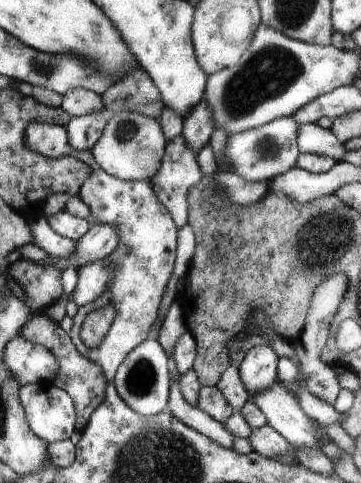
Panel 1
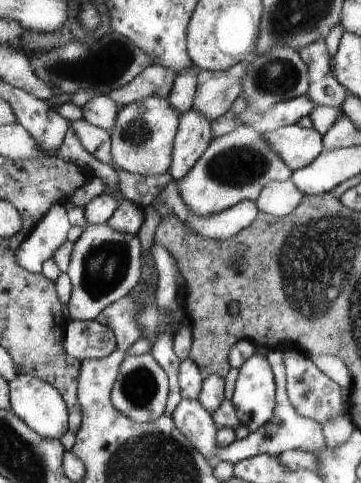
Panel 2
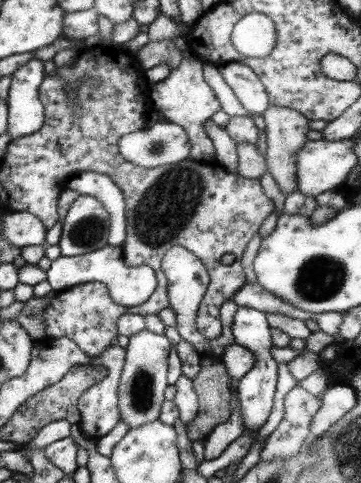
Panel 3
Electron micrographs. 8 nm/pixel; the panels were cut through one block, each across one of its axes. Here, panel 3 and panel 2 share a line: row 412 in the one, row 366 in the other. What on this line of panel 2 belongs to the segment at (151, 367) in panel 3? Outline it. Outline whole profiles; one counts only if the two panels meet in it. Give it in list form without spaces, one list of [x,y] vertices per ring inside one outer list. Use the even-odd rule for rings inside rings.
[[[141,354],[141,356],[129,356],[119,366],[119,376],[115,380],[115,386],[111,388],[111,404],[131,418],[133,422],[147,424],[165,414],[165,404],[169,396],[169,378],[165,370],[159,366],[159,362],[153,358],[153,354]]]

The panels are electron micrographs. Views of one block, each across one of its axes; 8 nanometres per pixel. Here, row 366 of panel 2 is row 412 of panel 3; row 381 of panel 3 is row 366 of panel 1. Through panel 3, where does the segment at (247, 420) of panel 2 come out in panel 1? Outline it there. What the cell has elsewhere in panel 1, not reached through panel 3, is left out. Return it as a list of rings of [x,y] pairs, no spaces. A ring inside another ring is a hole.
[[[259,342],[245,354],[245,360],[237,368],[237,376],[249,396],[269,388],[277,380],[277,362],[279,356],[267,342]]]

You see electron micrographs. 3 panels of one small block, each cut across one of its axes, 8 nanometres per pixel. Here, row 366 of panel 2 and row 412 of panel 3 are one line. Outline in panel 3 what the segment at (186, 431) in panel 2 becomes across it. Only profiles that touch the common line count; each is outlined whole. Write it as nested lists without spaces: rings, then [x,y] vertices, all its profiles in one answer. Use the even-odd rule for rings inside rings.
[[[287,362],[277,364],[277,376],[279,376],[279,378],[277,378],[277,390],[275,390],[273,410],[271,410],[267,422],[263,424],[263,428],[259,430],[255,442],[257,442],[257,440],[265,440],[269,434],[273,434],[273,432],[277,430],[277,426],[281,424],[281,420],[283,420],[283,416],[285,416],[285,394],[291,392],[295,386],[299,386],[299,382],[289,374]]]

